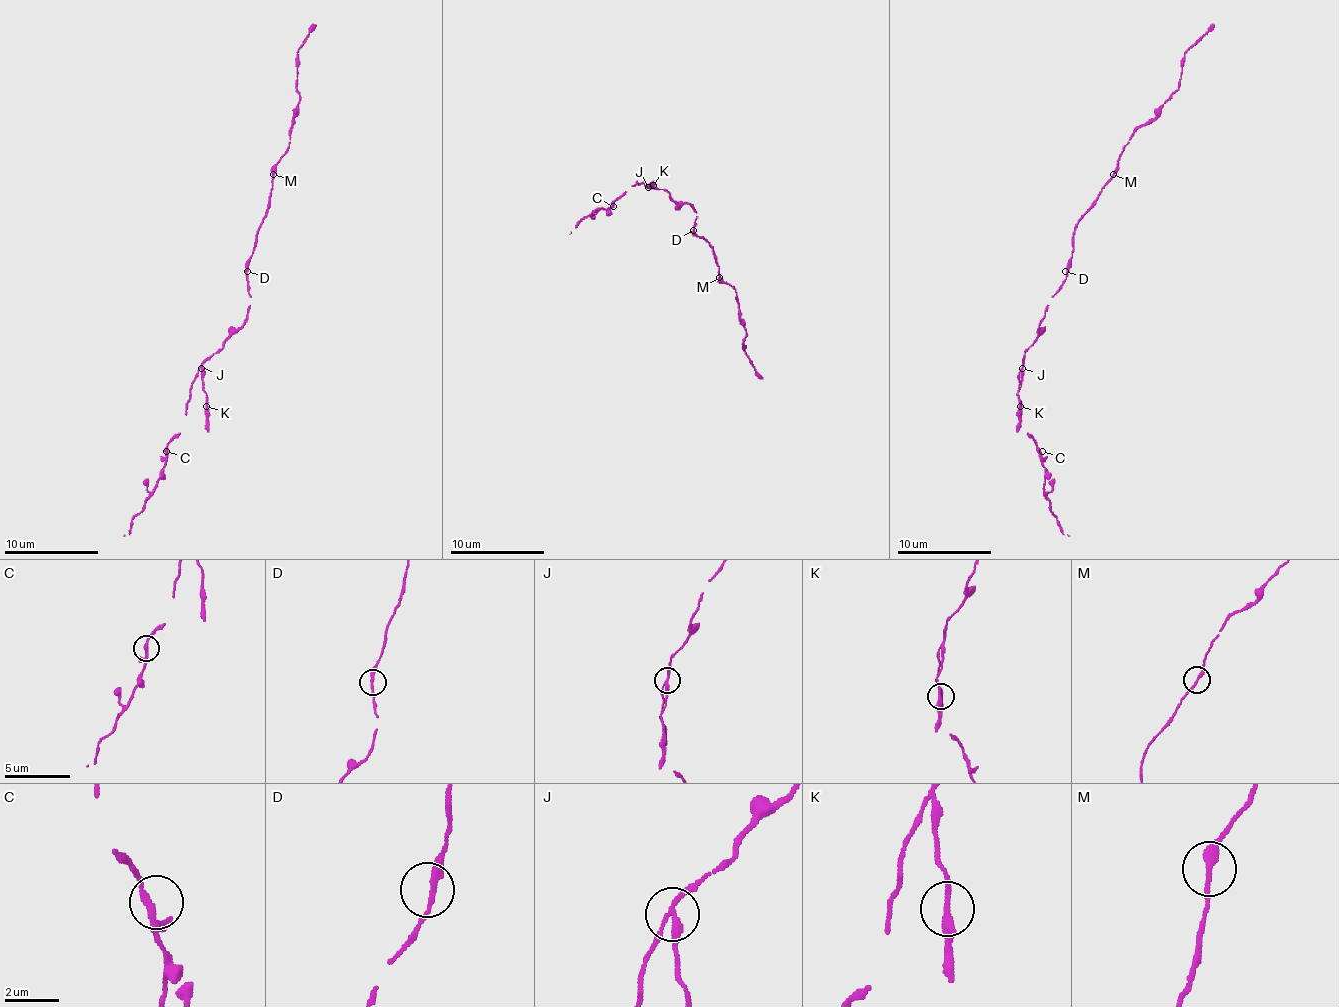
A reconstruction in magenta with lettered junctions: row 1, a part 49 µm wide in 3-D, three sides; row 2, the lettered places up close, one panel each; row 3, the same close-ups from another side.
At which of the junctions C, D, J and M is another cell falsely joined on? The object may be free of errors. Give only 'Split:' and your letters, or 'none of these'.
Split: J

